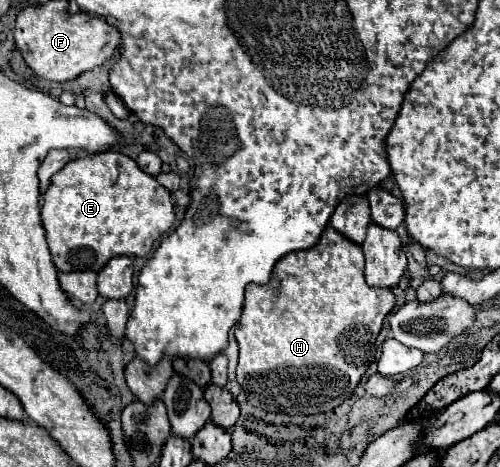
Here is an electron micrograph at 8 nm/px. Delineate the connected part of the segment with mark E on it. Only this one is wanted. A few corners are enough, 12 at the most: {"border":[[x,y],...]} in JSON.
{"border":[[109,150],[43,194],[57,270],[147,256],[171,194]]}

